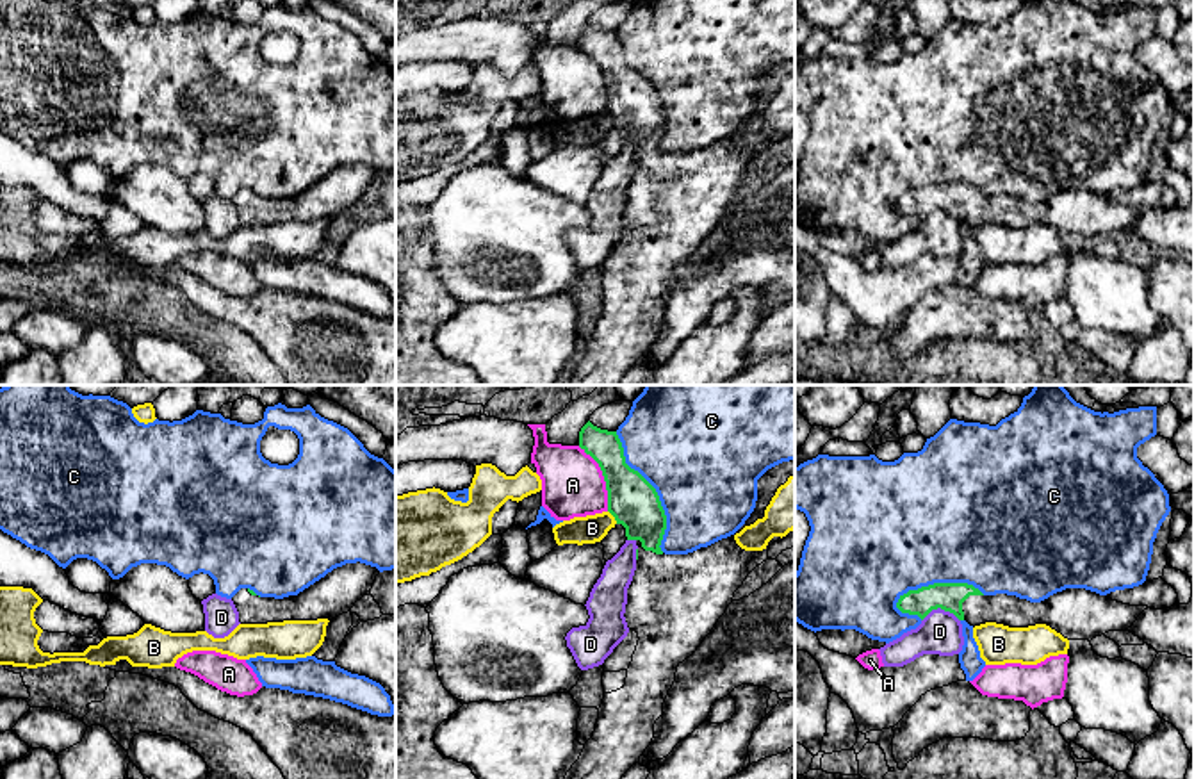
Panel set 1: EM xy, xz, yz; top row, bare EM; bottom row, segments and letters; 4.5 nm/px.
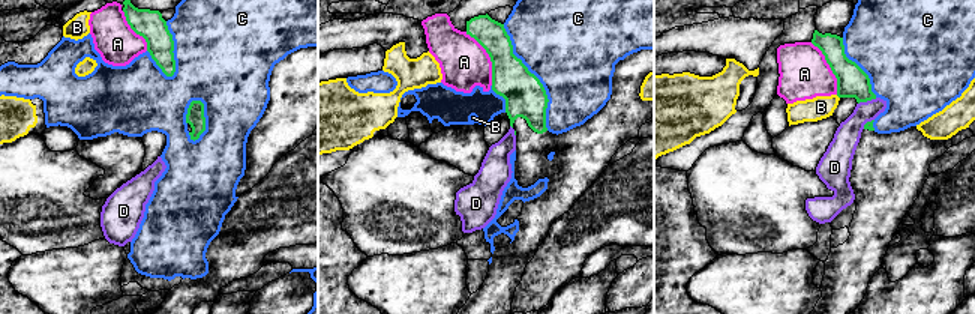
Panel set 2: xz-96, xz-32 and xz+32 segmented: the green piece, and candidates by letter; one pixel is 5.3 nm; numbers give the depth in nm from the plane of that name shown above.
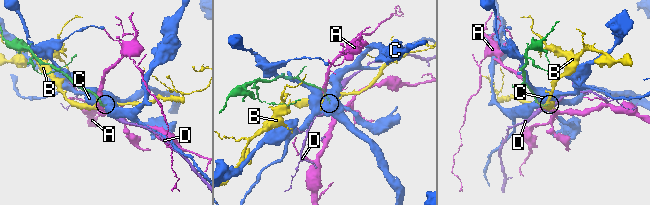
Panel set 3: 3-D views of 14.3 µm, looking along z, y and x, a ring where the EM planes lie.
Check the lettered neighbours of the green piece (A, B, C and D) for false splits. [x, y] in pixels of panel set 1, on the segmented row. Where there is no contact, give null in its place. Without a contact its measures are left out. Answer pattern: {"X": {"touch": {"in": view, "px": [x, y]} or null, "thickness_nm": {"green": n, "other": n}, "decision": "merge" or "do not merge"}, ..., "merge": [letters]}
{"A": {"touch": {"in": "xz", "px": [605, 478]}, "thickness_nm": {"green": 220, "other": 280}, "decision": "do not merge"}, "B": {"touch": {"in": "xz", "px": [613, 516]}, "thickness_nm": {"green": 220, "other": 130}, "decision": "do not merge"}, "C": {"touch": {"in": "xz", "px": [654, 491]}, "thickness_nm": {"green": 220, "other": 480}, "decision": "do not merge"}, "D": {"touch": {"in": "yz", "px": [940, 606]}, "thickness_nm": {"green": 130, "other": 190}, "decision": "do not merge"}, "merge": []}

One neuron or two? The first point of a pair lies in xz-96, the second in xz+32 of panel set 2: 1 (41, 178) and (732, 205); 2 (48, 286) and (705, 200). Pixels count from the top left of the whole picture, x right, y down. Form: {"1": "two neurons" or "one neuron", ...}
{"1": "one neuron", "2": "two neurons"}

